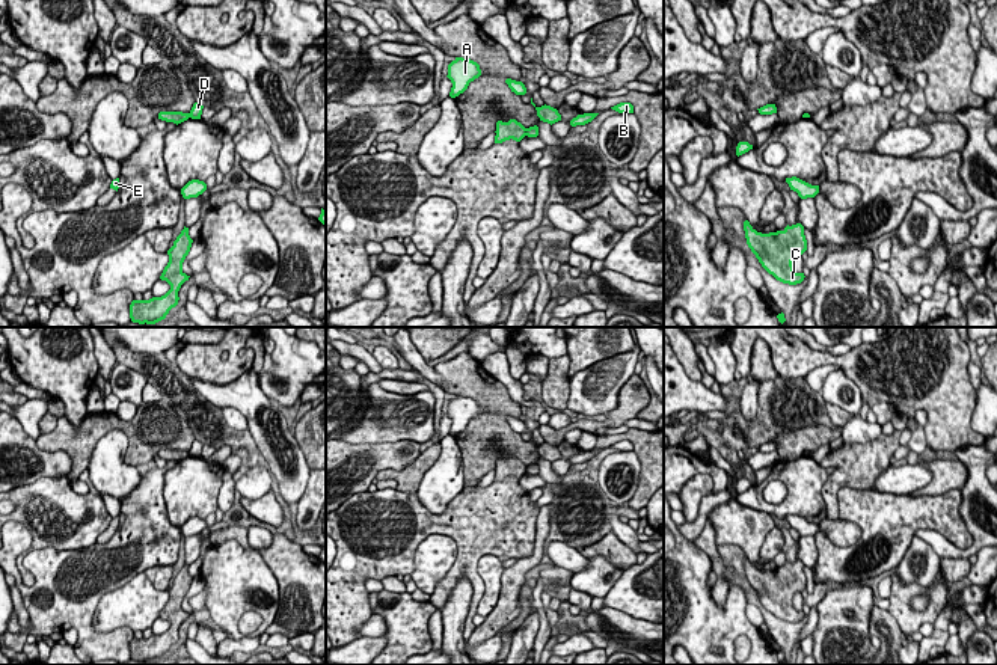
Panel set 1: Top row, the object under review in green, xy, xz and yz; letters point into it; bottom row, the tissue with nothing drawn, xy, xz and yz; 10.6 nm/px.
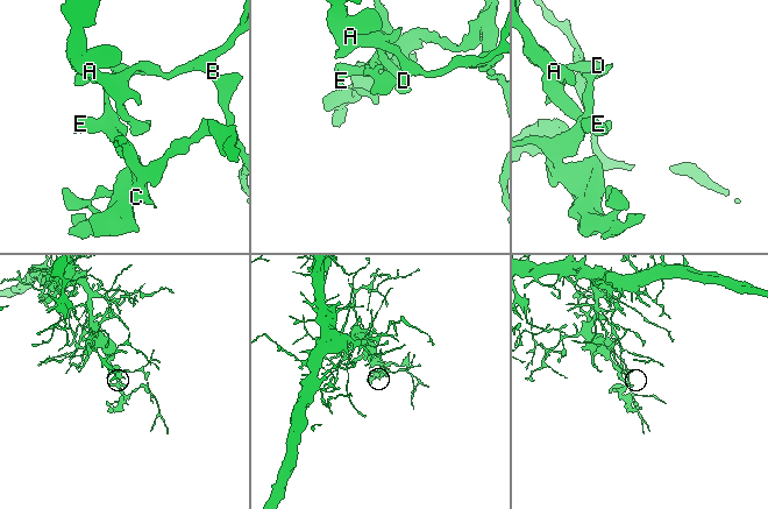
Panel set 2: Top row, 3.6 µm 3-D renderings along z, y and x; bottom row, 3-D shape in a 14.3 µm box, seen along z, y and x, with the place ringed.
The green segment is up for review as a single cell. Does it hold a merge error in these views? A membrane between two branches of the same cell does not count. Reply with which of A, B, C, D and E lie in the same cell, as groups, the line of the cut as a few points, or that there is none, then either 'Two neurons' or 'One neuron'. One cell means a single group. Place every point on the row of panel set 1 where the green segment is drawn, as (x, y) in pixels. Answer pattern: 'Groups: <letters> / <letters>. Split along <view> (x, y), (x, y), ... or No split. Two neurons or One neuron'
Groups: A B D / C E. Split along xy (187, 113), (189, 116). Two neurons

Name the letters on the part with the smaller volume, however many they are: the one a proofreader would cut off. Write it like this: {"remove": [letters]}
{"remove": ["C", "E"]}

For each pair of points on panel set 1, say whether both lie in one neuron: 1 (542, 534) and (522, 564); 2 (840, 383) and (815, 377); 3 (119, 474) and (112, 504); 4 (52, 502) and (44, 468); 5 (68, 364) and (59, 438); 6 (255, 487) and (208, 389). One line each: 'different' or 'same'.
1: same
2: different
3: different
4: different
5: different
6: different

